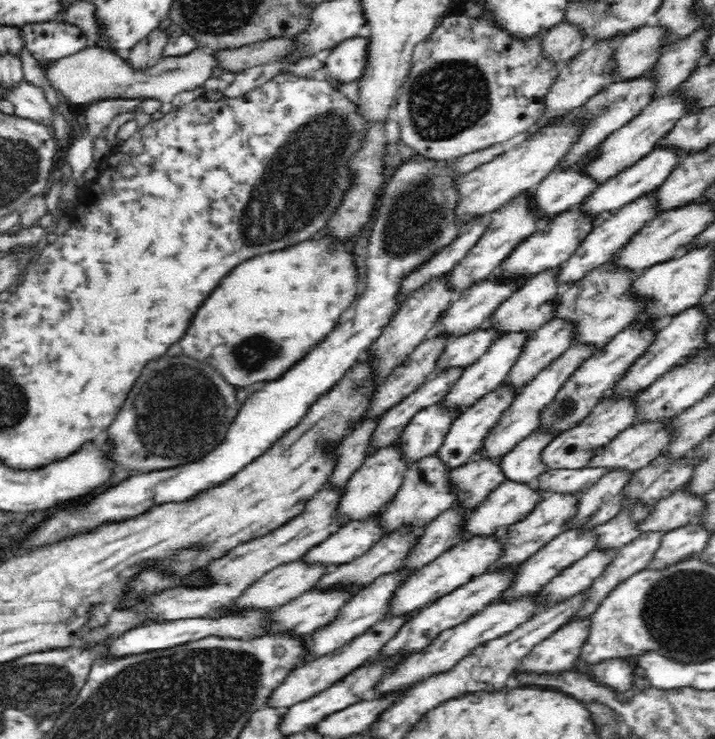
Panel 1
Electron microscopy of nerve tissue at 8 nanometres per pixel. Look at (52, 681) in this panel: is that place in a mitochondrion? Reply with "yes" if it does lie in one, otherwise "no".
yes

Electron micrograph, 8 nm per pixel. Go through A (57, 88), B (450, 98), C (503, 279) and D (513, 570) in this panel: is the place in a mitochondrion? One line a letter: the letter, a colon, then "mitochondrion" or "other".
A: other
B: mitochondrion
C: other
D: other

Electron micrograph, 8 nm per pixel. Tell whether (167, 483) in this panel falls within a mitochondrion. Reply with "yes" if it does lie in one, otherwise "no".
no

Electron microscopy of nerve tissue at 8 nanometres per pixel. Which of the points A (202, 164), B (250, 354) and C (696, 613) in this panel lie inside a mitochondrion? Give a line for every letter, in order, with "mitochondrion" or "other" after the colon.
A: other
B: mitochondrion
C: mitochondrion

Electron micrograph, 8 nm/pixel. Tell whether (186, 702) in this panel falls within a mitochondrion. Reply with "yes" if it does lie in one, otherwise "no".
yes

